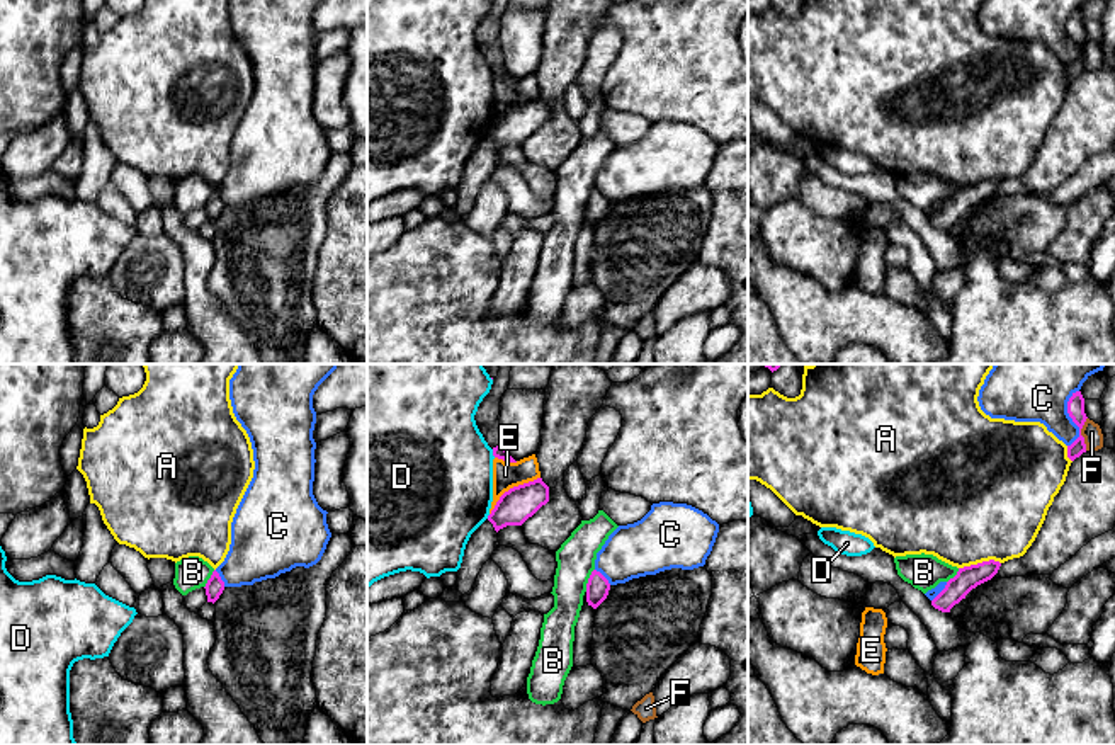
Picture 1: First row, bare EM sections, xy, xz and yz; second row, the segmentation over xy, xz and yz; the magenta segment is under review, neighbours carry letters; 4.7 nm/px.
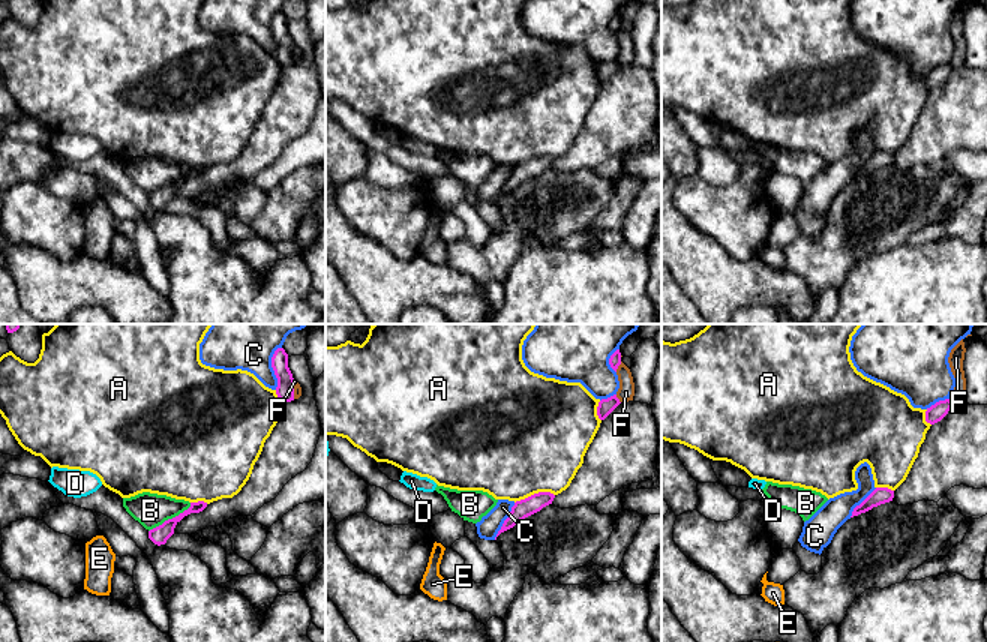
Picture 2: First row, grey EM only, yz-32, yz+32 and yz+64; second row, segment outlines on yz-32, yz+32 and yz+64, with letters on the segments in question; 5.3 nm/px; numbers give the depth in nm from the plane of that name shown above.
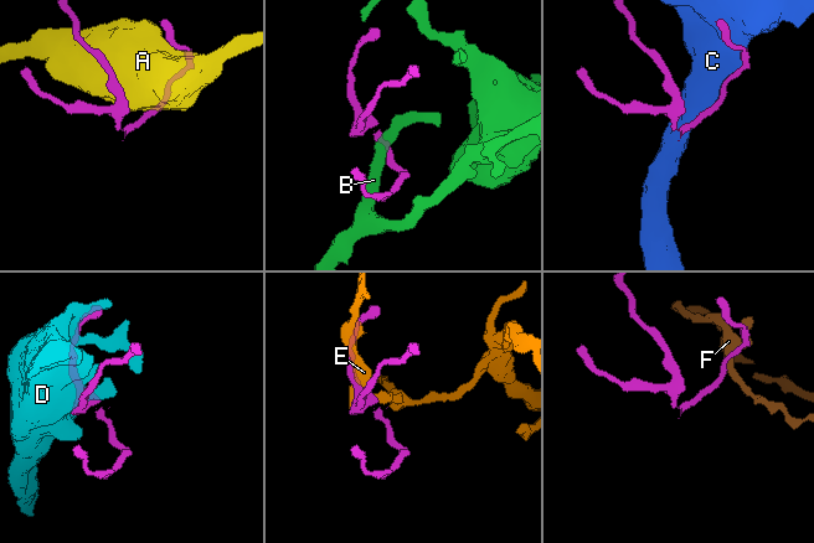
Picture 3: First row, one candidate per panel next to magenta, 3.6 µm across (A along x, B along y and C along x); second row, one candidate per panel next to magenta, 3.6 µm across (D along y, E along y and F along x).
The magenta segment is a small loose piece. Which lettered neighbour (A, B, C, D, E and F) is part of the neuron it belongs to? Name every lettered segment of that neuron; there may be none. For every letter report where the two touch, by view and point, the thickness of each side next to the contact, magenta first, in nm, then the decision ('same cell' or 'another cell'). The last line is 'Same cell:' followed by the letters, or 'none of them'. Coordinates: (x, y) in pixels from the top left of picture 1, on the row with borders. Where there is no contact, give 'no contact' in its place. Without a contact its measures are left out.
A: meets magenta in yz at (979, 563); 110 nm thick on the magenta side, 500 nm on the other; another cell
B: meets magenta in xz at (588, 580); 110 nm thick on the magenta side, 180 nm on the other; another cell
C: meets magenta in yz at (1071, 417); 80 nm thick on the magenta side, 380 nm on the other; another cell
D: meets magenta in xz at (493, 453); 70 nm thick on the magenta side, 480 nm on the other; another cell
E: meets magenta in xz at (510, 489); 160 nm thick on the magenta side, 130 nm on the other; another cell
F: meets magenta in yz at (1080, 434); 80 nm thick on the magenta side, 90 nm on the other; another cell
Same cell: none of them

